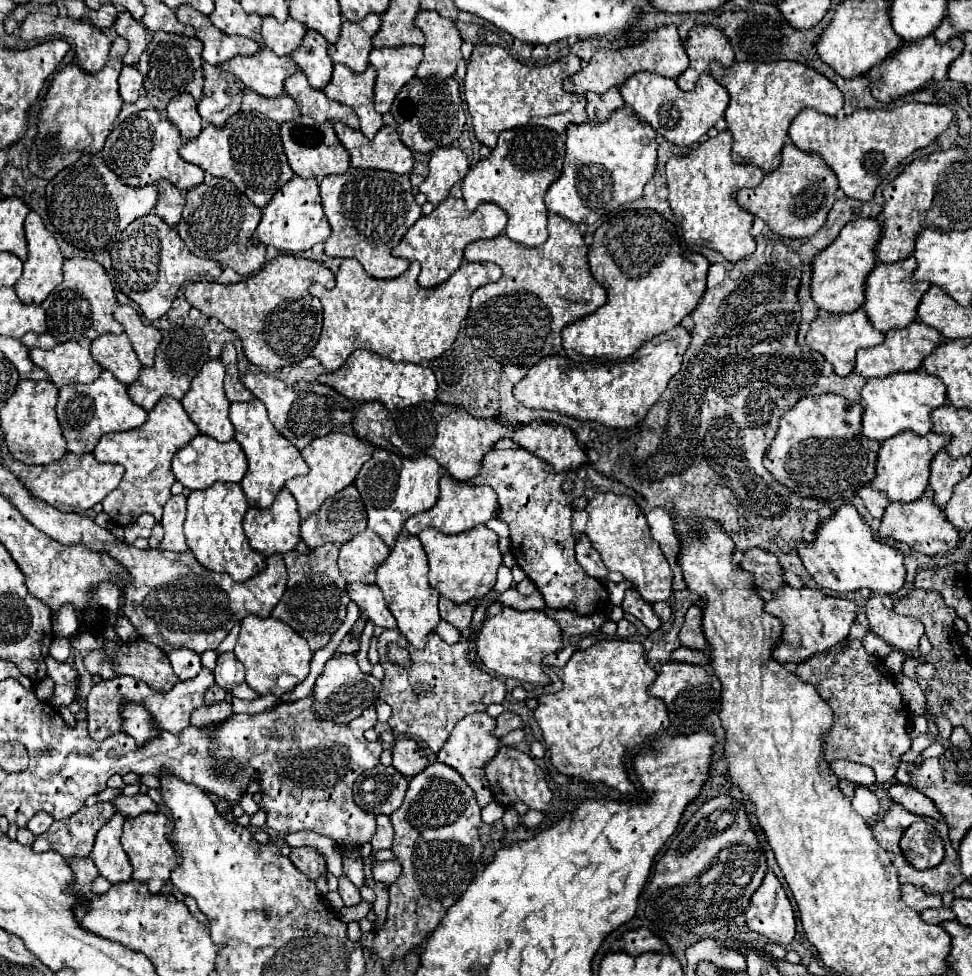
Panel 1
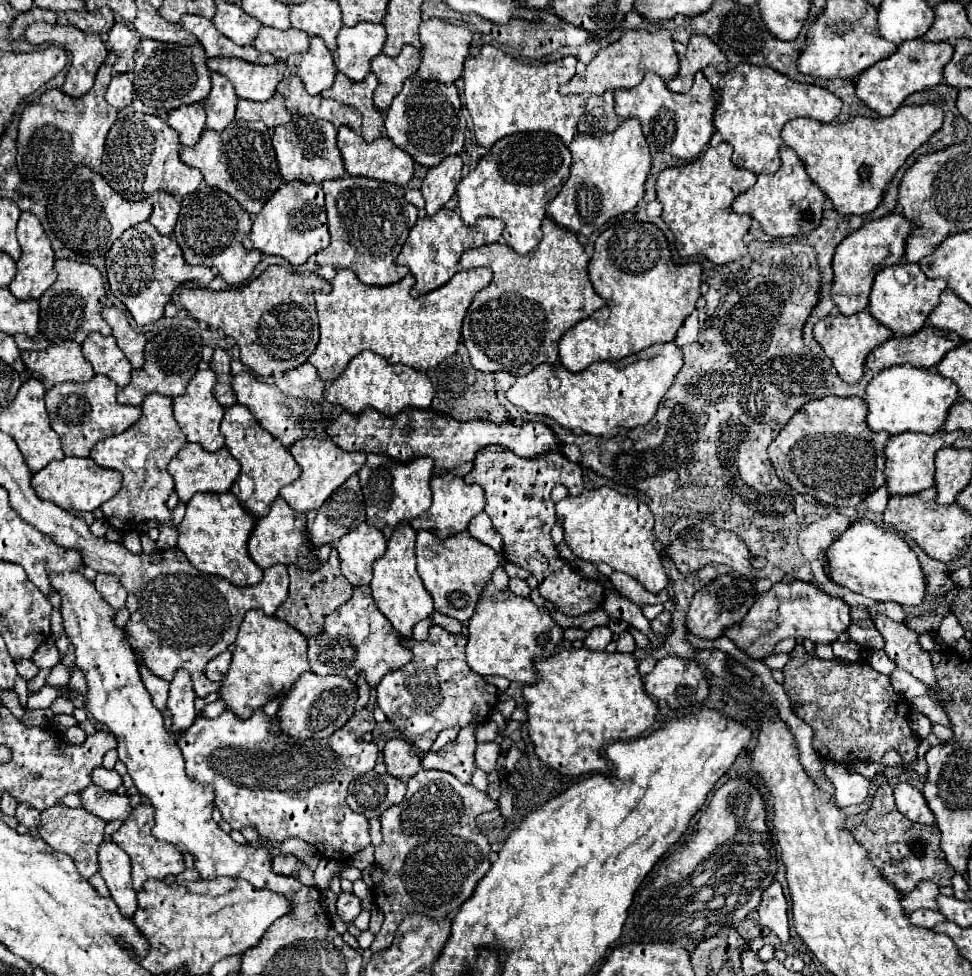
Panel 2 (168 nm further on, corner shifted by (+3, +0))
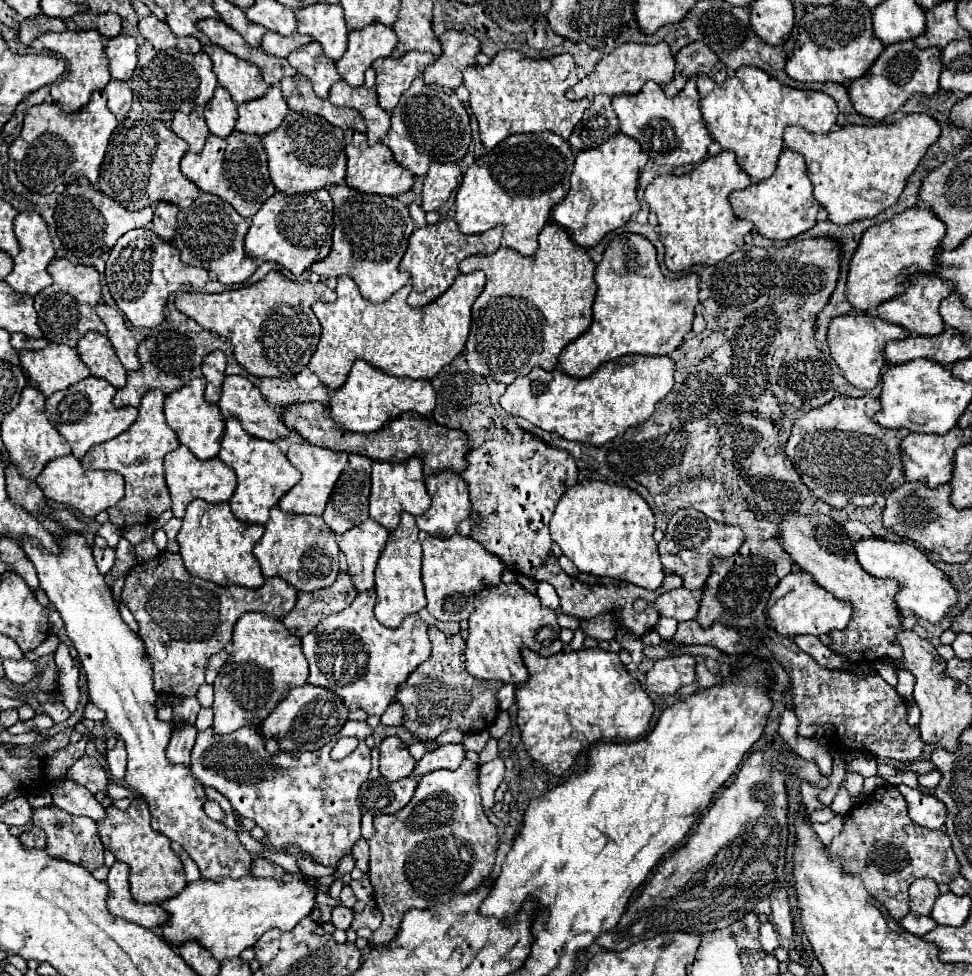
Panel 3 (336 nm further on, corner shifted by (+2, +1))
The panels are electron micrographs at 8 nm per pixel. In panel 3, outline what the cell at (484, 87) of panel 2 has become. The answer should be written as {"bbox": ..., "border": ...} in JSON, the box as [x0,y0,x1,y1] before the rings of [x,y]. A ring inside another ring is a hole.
{"bbox":[463,50,591,150],"border":[[[501,50],[487,66],[469,66],[463,70],[465,86],[469,90],[469,104],[479,122],[481,142],[487,150],[501,140],[521,132],[555,132],[565,140],[571,136],[575,124],[589,108],[591,100],[569,100],[565,90],[579,82],[571,54],[559,54],[545,60],[531,60],[517,50]]]}

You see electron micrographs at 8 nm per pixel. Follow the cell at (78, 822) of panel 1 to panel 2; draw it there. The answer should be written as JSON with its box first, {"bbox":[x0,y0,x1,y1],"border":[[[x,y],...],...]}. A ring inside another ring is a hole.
{"bbox":[40,805,106,879],"border":[[[54,805],[40,815],[40,837],[54,849],[70,855],[76,863],[76,869],[82,877],[90,879],[98,871],[98,847],[102,843],[106,823],[100,817],[94,817],[86,809],[70,809],[64,805]]]}

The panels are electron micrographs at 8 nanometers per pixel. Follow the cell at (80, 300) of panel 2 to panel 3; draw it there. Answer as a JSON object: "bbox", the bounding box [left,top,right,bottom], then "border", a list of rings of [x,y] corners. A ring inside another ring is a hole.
{"bbox":[35,258,107,346],"border":[[[55,258],[49,264],[49,274],[53,276],[53,284],[43,288],[35,296],[35,308],[39,314],[39,326],[43,330],[43,336],[49,342],[77,346],[81,336],[89,330],[95,330],[99,334],[107,334],[103,320],[95,312],[95,306],[101,298],[99,272],[91,266],[73,264],[67,258]]]}

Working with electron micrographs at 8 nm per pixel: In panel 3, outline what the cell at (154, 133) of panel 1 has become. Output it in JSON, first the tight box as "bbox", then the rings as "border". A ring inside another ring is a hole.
{"bbox":[97,118,199,210],"border":[[[125,118],[111,134],[97,188],[123,204],[123,208],[127,210],[141,210],[143,206],[151,206],[159,200],[171,204],[193,200],[199,196],[199,188],[197,184],[187,180],[187,176],[179,168],[179,162],[187,150],[187,142],[175,136],[175,132],[165,126],[165,122],[153,118]]]}

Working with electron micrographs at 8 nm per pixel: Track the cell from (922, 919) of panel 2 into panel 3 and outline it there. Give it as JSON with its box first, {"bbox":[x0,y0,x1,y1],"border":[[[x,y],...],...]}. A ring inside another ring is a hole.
{"bbox":[899,912,937,936],"border":[[[911,912],[905,918],[901,918],[899,924],[915,936],[925,936],[927,932],[937,928],[937,922],[931,916],[917,916],[917,914],[911,914]]]}

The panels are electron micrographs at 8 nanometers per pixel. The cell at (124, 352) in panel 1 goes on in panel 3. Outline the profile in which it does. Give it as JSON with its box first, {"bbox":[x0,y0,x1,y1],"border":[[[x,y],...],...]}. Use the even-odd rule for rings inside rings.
{"bbox":[77,332,127,388],"border":[[[87,332],[79,344],[77,344],[79,358],[89,366],[91,376],[105,378],[115,388],[125,386],[127,370],[119,362],[117,354],[113,352],[113,346],[109,344],[109,338],[99,332]]]}

